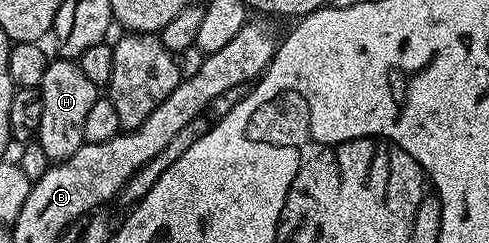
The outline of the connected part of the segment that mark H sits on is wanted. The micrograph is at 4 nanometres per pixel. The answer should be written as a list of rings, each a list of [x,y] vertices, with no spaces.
[[[61,57],[49,62],[39,89],[42,93],[42,125],[38,141],[49,161],[53,164],[61,163],[74,156],[85,143],[82,125],[86,125],[86,116],[90,114],[98,97],[98,89],[94,81],[89,81],[86,73],[82,73],[79,62]]]

